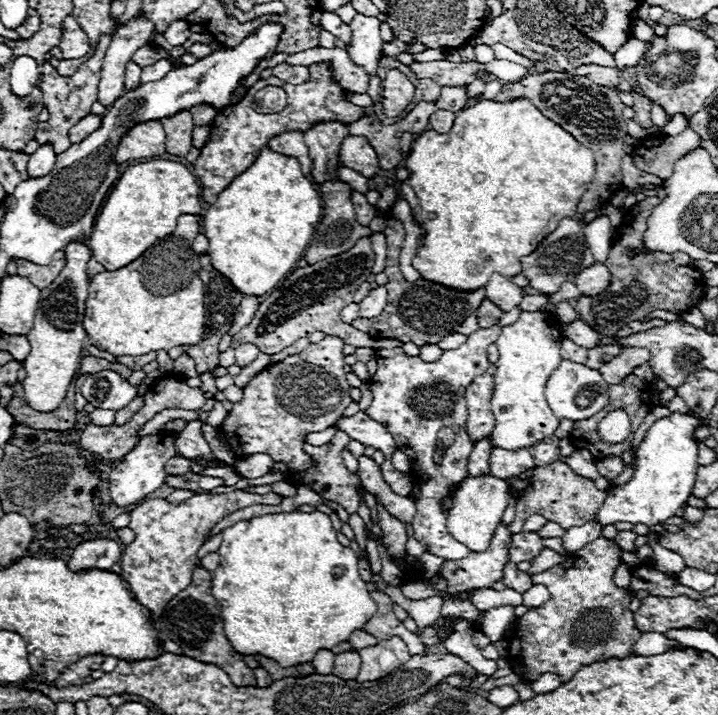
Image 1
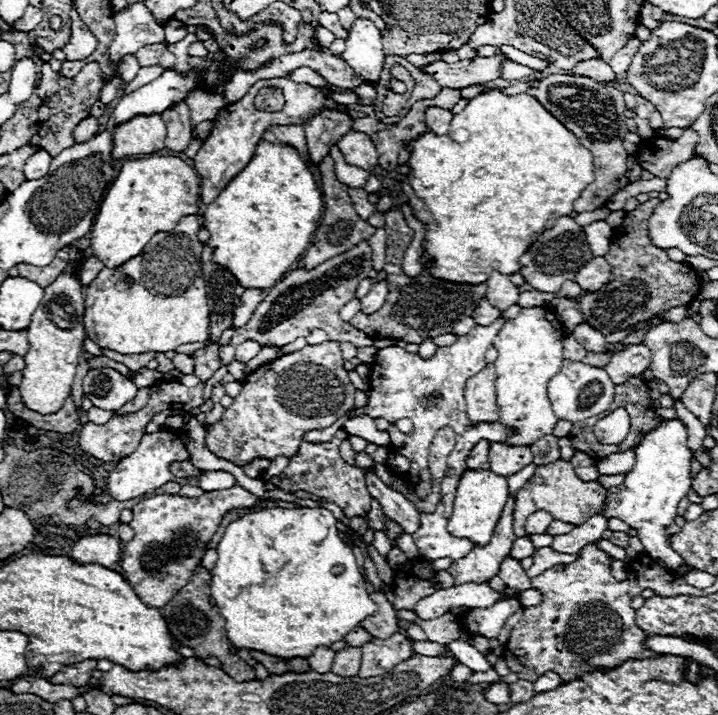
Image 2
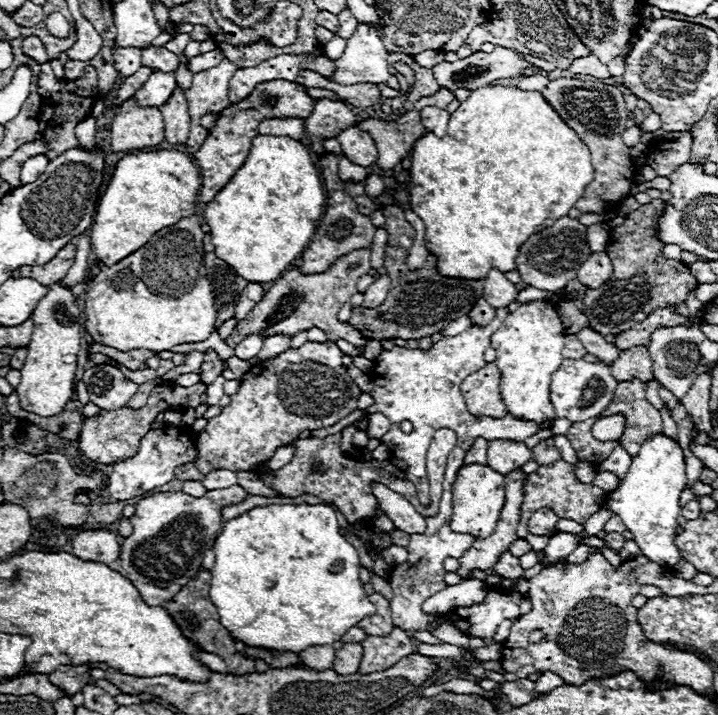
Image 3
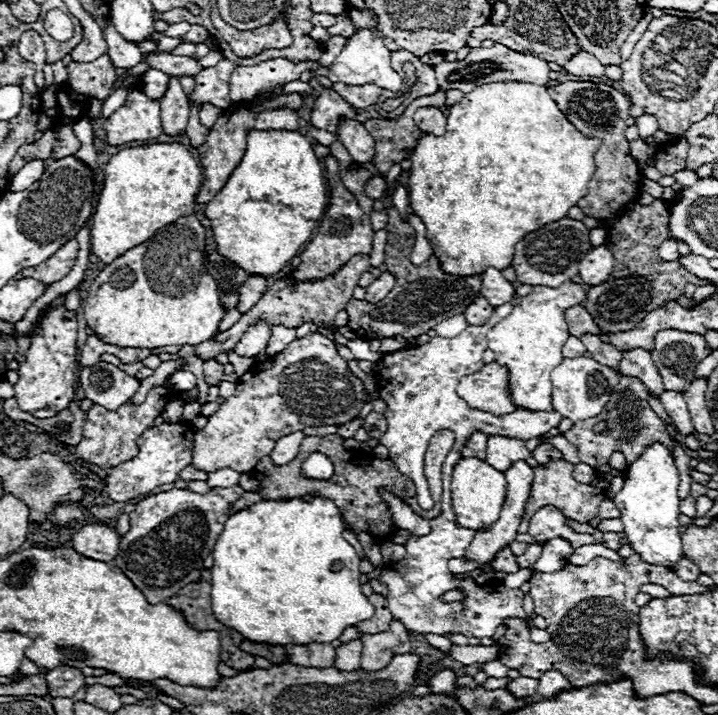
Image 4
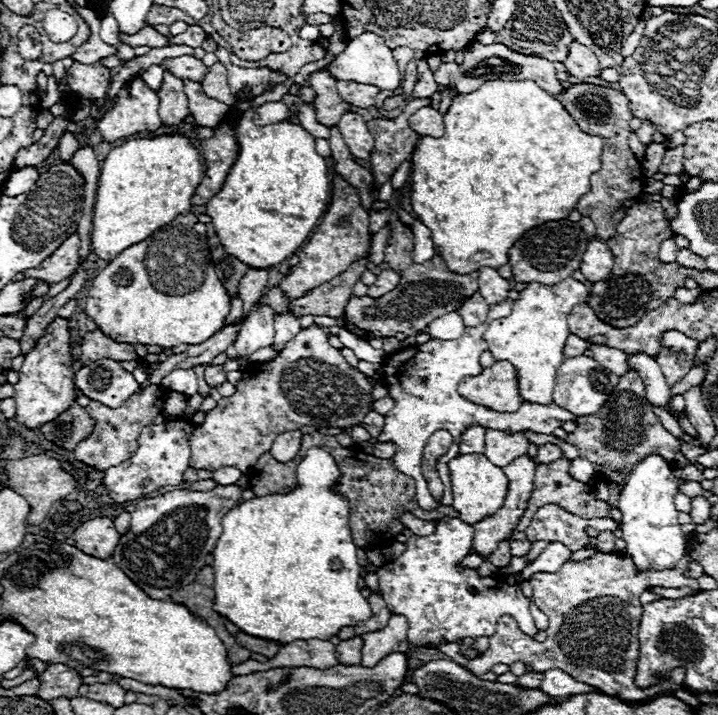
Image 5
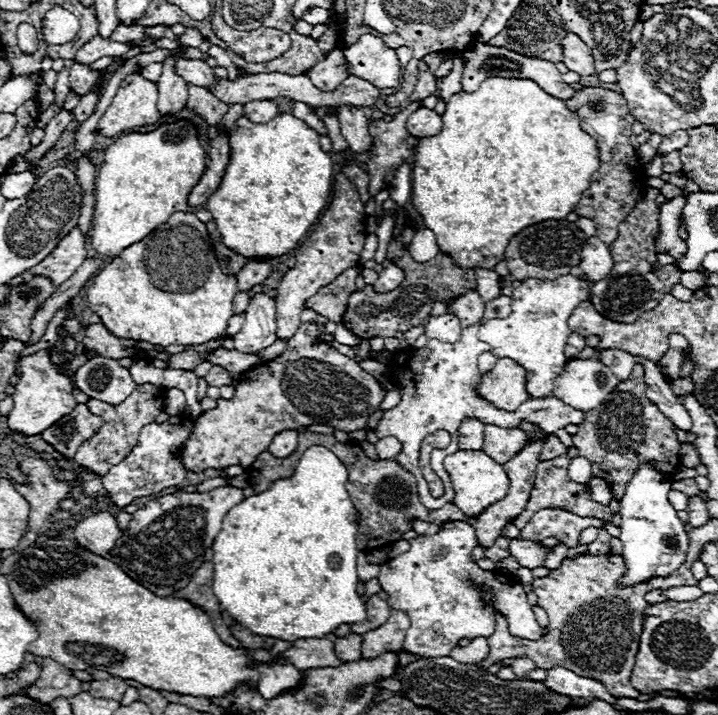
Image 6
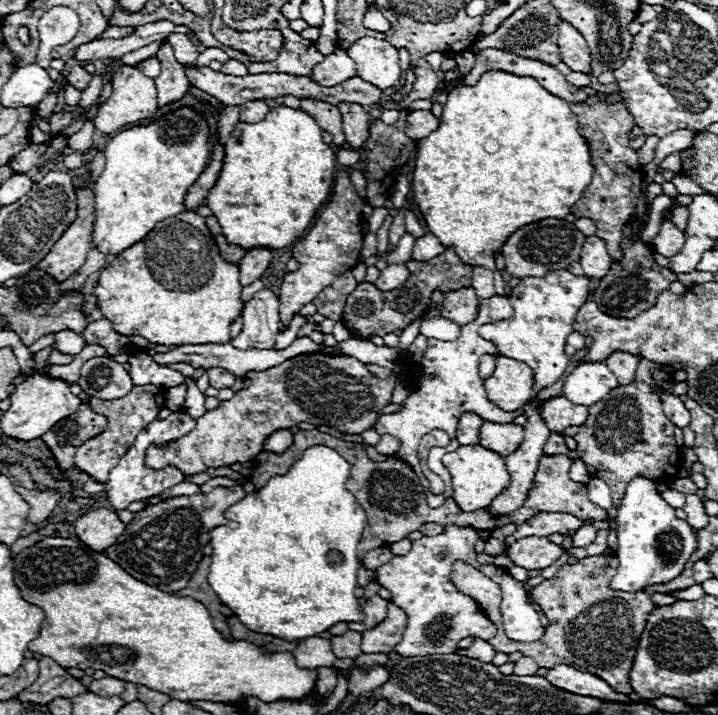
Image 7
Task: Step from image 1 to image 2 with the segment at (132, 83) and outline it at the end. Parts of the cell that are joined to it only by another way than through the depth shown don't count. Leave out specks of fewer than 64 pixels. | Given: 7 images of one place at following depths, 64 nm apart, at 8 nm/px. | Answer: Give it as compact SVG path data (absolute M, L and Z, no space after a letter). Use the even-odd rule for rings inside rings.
M126 56L126 58L120 62L120 74L122 74L122 80L124 80L126 84L136 78L138 70L140 70L140 64L138 64L136 56Z

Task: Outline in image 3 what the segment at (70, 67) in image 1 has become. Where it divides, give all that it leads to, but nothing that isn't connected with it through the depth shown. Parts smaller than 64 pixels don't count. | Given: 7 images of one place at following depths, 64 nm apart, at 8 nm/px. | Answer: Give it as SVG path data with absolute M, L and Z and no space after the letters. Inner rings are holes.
M70 60L70 62L66 62L64 64L64 76L68 78L68 80L74 80L74 78L78 78L80 74L82 74L82 70L88 66L88 62L76 62L76 60Z

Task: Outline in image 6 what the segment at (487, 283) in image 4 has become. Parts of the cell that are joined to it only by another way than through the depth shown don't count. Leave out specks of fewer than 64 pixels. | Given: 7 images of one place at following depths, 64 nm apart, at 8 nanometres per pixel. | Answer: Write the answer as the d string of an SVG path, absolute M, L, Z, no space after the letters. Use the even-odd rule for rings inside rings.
M476 268L476 290L480 292L484 302L490 302L490 300L502 296L502 290L498 284L498 274L494 270Z

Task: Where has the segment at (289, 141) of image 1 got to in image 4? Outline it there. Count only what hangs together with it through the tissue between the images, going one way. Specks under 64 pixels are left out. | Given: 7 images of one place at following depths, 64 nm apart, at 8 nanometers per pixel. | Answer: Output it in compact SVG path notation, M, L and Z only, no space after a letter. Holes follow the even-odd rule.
M280 108L274 112L262 112L256 120L260 130L300 130L300 116L292 110Z

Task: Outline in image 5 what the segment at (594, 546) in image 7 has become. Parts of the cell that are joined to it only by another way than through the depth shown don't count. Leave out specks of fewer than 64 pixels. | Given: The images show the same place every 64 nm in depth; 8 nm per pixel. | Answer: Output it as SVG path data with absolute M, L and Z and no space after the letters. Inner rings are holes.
M600 532L596 538L596 548L602 552L614 552L616 550L616 536L612 532Z

